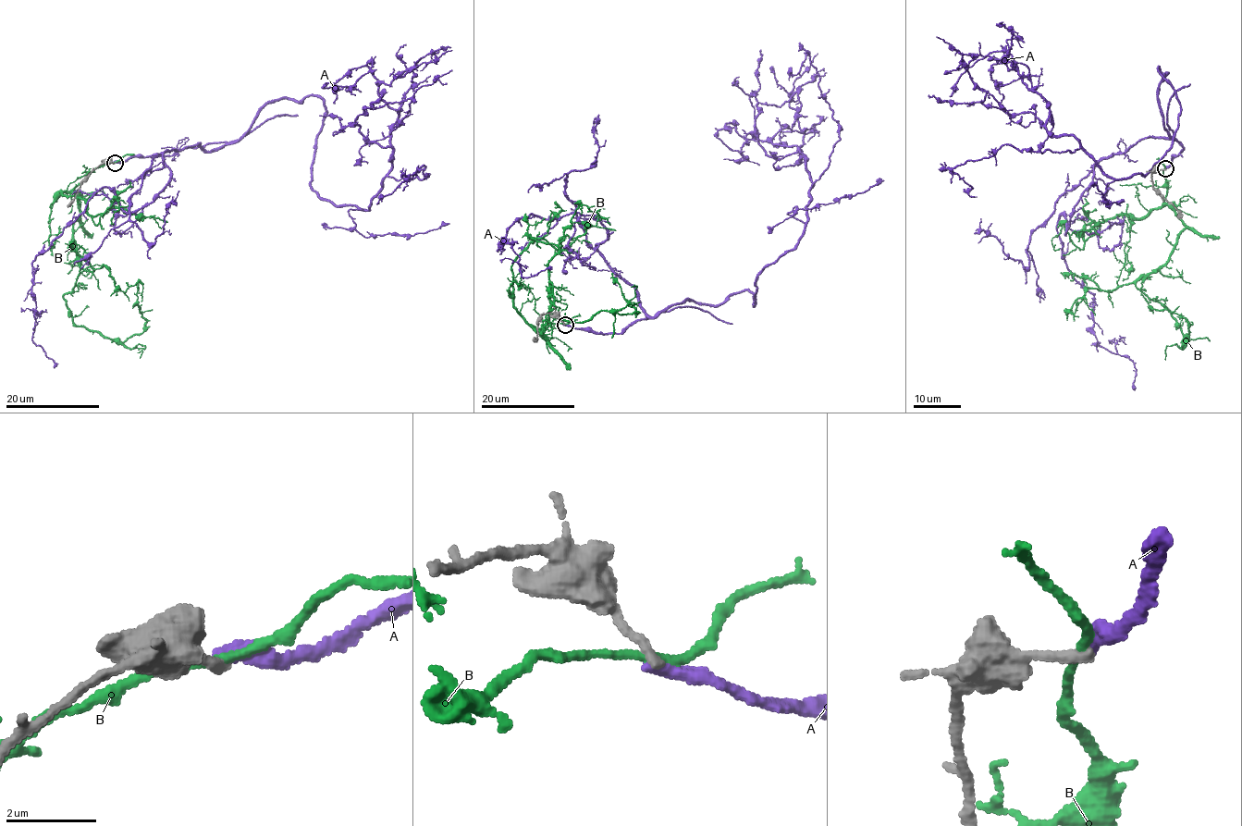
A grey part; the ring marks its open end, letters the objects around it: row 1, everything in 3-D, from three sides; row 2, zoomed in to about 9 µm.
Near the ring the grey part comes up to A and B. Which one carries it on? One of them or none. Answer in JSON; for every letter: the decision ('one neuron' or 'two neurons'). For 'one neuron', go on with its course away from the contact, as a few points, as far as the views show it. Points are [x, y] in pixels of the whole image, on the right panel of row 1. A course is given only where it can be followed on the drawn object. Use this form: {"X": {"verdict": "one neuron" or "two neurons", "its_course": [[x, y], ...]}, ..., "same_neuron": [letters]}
{"A": {"verdict": "two neurons"}, "B": {"verdict": "two neurons"}, "same_neuron": []}

